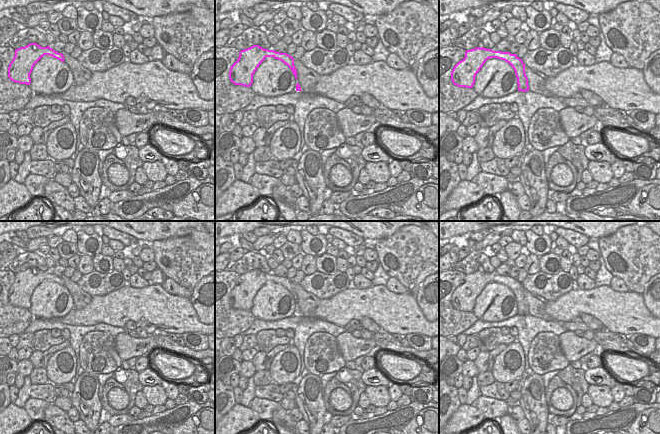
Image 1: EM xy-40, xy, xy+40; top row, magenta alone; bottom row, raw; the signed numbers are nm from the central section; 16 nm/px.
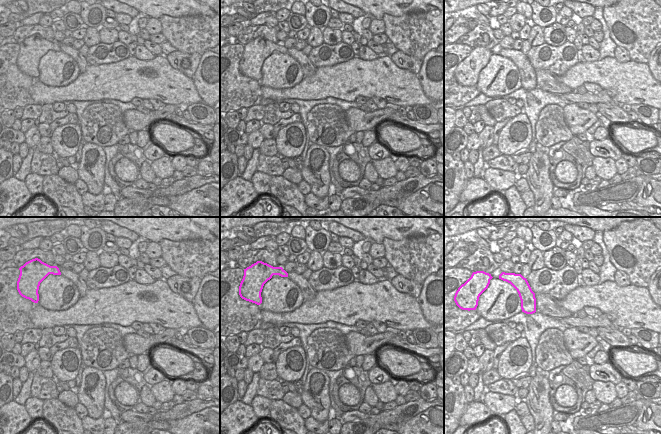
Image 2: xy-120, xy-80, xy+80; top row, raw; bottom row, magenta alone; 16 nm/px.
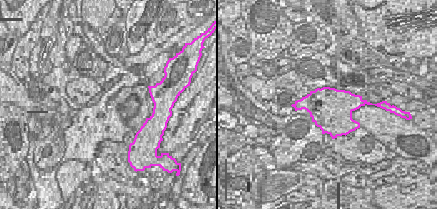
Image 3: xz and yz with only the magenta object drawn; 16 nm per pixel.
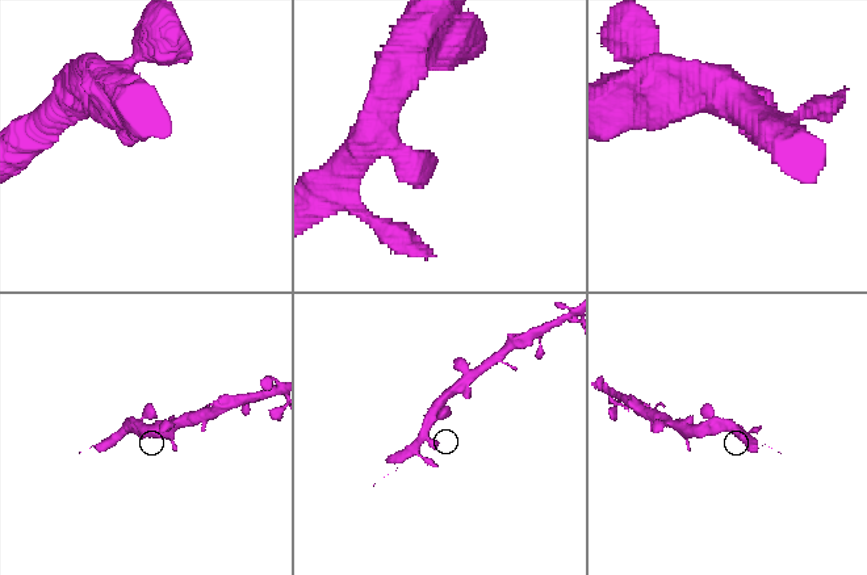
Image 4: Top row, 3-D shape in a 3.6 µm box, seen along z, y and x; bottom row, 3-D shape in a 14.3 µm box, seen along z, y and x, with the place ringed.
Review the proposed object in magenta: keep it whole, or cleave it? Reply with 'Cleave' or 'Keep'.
Keep.

